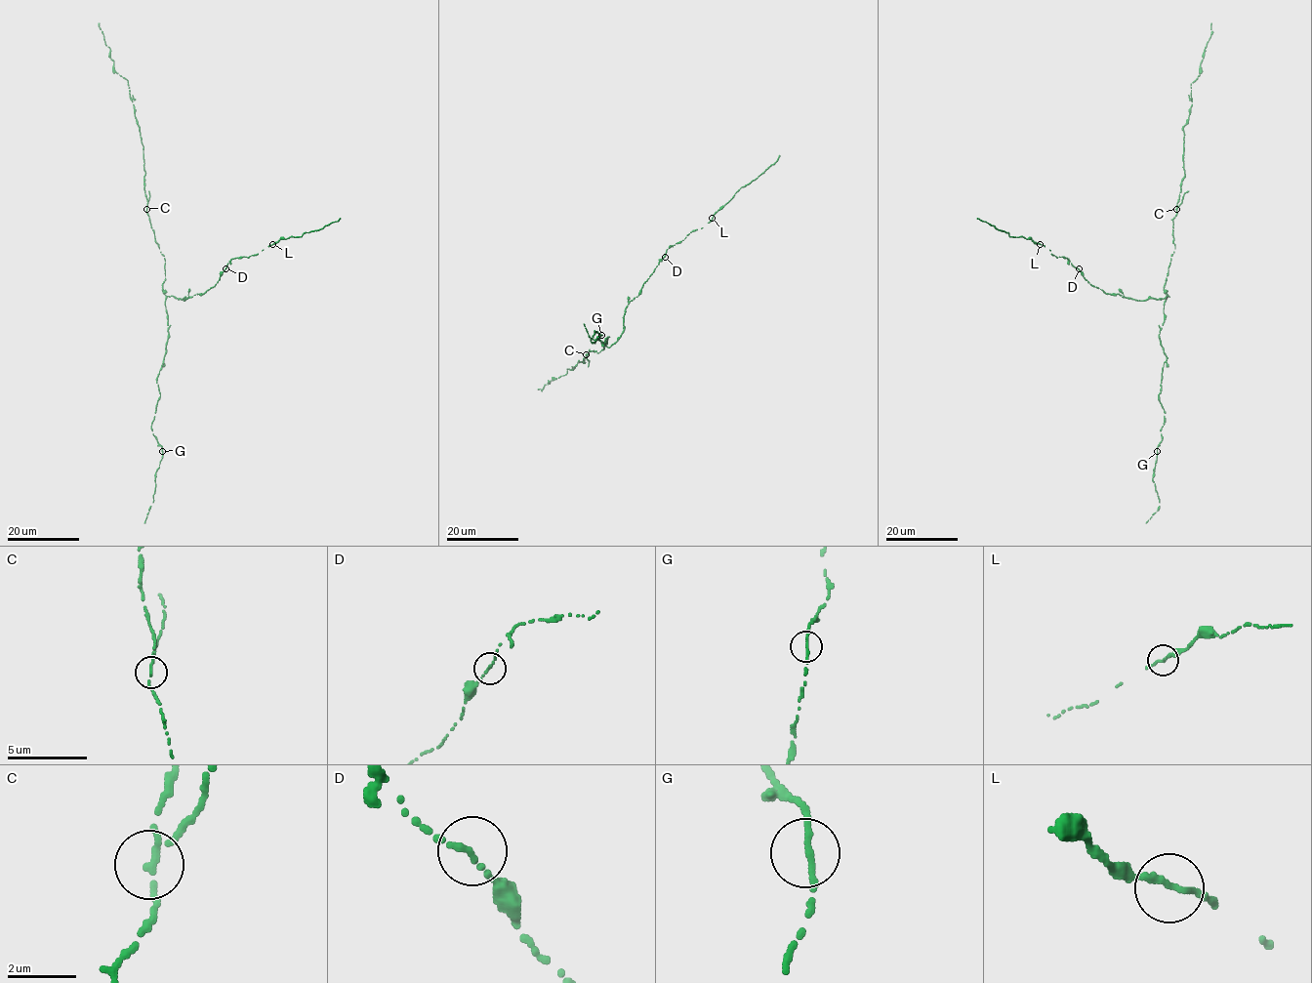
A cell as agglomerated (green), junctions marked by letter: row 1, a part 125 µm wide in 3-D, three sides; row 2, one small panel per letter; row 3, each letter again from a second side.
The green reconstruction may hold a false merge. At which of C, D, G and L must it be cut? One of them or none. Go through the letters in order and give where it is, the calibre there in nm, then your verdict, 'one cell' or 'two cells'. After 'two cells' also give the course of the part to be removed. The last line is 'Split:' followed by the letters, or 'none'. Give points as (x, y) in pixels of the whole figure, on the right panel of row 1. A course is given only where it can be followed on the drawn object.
C: at (1176, 209); 170 nm thick; one cell
D: at (1079, 268); 160 nm thick; one cell
G: at (1157, 451); 170 nm thick; one cell
L: at (1040, 244); 170 nm thick; one cell
Split: none

